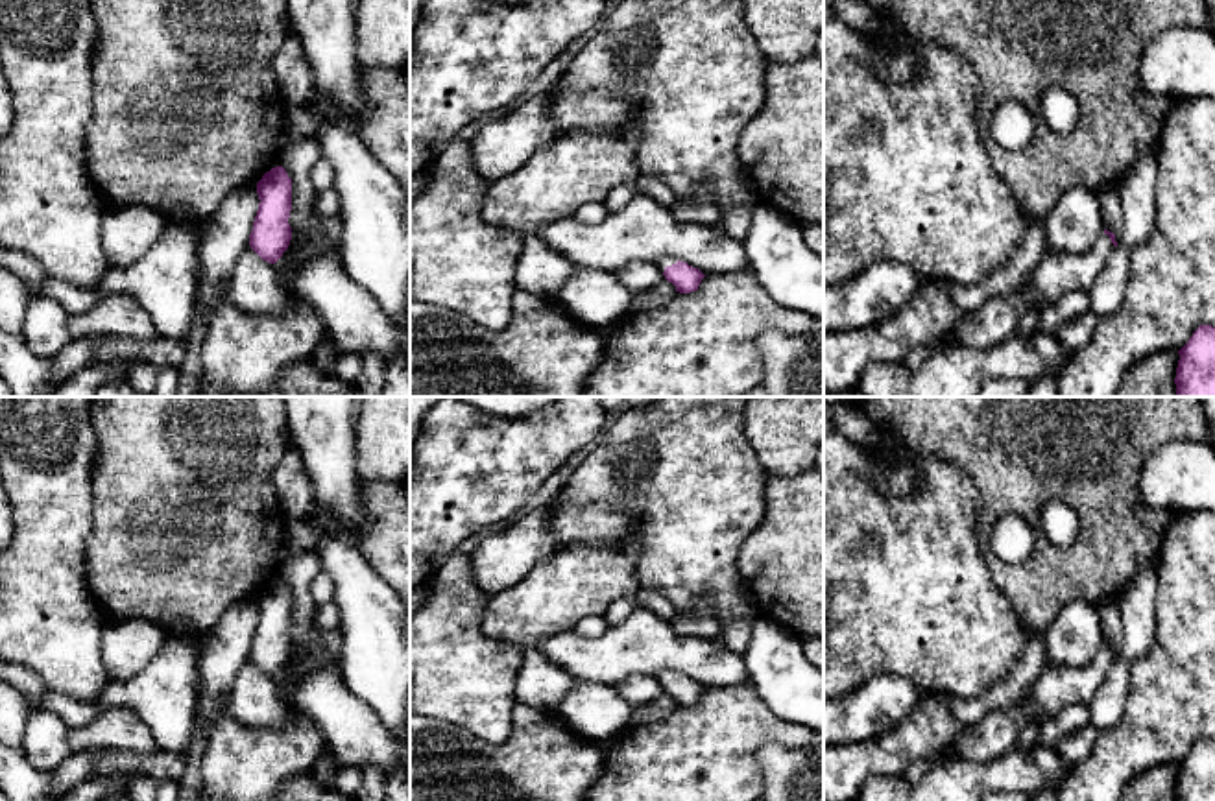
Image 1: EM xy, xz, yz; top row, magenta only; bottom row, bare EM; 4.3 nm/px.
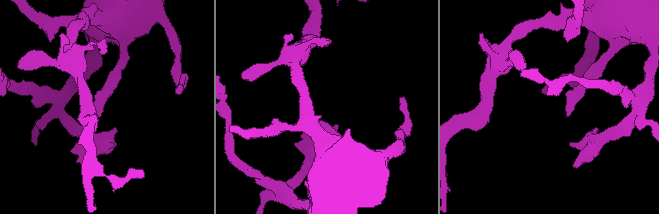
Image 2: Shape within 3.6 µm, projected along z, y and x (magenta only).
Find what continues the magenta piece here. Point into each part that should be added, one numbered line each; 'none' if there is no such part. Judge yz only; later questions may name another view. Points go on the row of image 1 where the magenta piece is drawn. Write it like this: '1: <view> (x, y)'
1: yz (1057, 272)

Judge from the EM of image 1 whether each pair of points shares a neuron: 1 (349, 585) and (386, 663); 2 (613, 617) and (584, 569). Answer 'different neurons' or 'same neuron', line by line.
1: same neuron
2: different neurons

